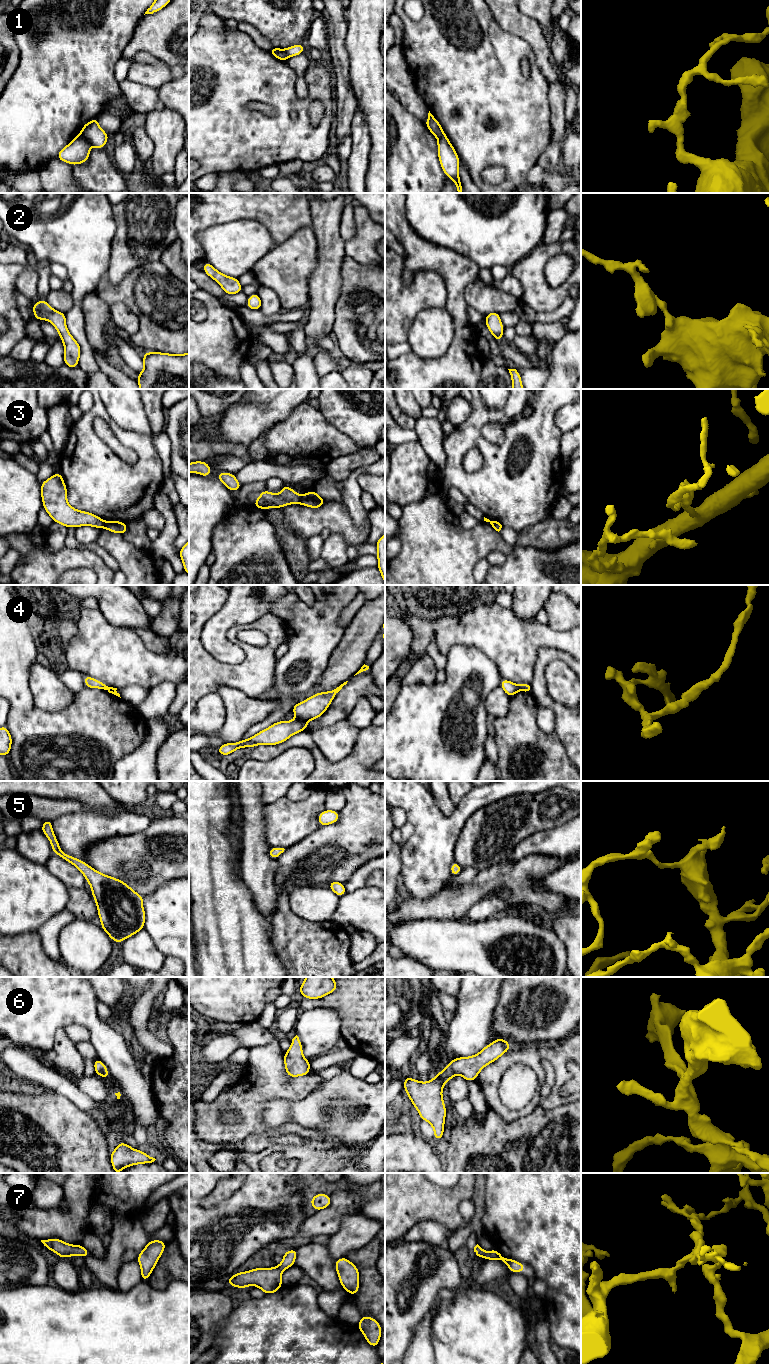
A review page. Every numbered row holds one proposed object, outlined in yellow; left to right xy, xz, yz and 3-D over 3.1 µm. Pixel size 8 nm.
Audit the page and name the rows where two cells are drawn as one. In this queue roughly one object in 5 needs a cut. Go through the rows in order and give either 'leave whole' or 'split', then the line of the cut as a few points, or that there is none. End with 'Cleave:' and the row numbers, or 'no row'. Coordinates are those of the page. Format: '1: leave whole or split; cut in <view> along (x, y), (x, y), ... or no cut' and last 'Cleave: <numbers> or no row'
1: split; cut in xy along (81, 133), (91, 143)
2: leave whole; no cut
3: split; cut in xz along (301, 496), (298, 503)
4: split; cut in xz along (297, 717), (306, 722)
5: leave whole; no cut
6: leave whole; no cut
7: leave whole; no cut
Cleave: 1, 3, 4

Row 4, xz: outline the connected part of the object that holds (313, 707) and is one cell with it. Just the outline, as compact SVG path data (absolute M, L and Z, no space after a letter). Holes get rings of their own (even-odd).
M348 681L344 682L334 690L316 693L303 702L296 703L293 706L292 712L297 718L306 722L319 718L324 714L333 698L342 689L342 687L347 684L347 682Z

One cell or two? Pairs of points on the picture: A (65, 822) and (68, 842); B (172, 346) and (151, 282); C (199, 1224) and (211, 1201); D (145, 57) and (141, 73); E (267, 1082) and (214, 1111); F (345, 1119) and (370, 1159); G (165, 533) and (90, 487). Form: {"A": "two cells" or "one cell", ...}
{"A": "one cell", "B": "one cell", "C": "two cells", "D": "two cells", "E": "one cell", "F": "two cells", "G": "two cells"}

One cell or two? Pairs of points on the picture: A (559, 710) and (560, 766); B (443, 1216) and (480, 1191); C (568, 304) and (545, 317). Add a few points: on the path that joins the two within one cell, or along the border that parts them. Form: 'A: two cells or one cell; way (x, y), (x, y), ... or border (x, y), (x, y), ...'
A: two cells; border (553, 733), (557, 736), (570, 760)
B: two cells; border (474, 1183), (474, 1192), (470, 1198)
C: one cell; way (562, 310), (557, 315), (551, 317)

